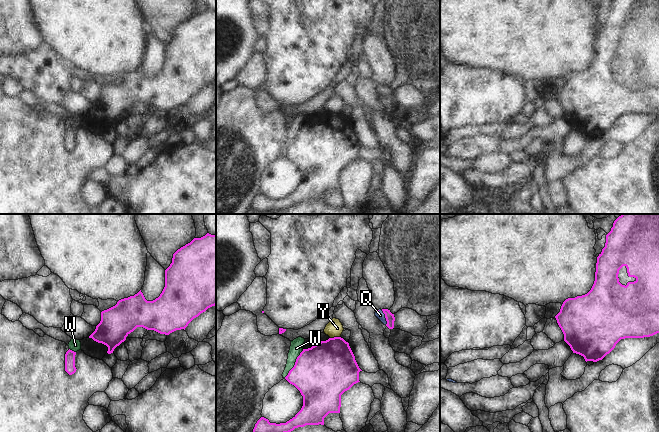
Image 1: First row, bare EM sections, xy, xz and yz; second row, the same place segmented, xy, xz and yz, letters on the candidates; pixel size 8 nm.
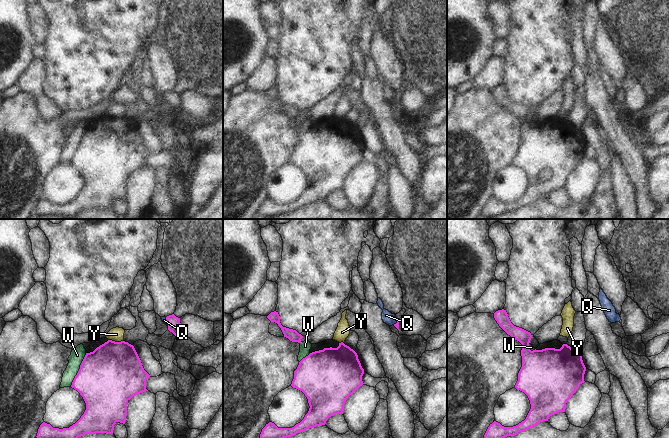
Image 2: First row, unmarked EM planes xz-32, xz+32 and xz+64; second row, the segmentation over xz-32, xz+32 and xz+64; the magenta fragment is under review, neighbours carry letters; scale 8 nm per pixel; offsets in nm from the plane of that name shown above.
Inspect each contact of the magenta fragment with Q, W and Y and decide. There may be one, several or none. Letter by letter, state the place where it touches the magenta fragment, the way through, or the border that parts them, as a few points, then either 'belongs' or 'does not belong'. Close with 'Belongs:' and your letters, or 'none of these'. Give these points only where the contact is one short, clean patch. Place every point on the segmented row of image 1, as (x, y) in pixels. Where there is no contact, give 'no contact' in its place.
Q: xz (385, 317) | across xz (390, 318), (385, 317), (380, 315) | belongs
W: xz (295, 364) | along xz (303, 349), (297, 357), (294, 366), (284, 378) | does not belong
Y: xz (334, 337) | along xz (339, 336), (330, 338) | does not belong
Belongs: Q

